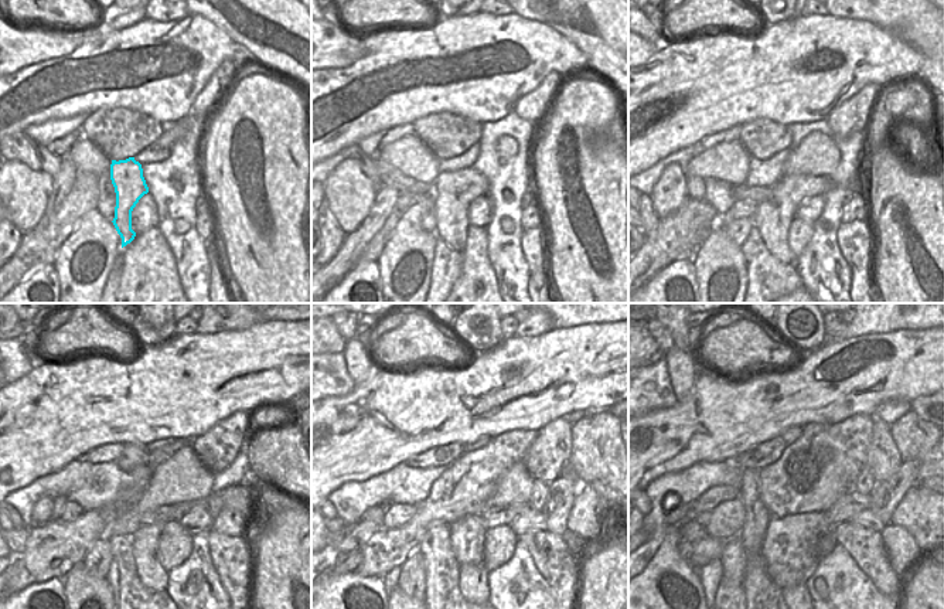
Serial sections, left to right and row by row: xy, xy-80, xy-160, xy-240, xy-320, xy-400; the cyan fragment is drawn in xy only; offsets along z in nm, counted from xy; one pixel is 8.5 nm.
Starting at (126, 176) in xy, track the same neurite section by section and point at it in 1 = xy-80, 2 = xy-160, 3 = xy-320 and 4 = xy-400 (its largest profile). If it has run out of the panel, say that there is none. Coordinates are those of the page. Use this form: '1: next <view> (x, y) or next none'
1: next xy-80 (453, 193)
2: next xy-160 (772, 218)
3: next xy-320 (585, 519)
4: next xy-400 (916, 511)

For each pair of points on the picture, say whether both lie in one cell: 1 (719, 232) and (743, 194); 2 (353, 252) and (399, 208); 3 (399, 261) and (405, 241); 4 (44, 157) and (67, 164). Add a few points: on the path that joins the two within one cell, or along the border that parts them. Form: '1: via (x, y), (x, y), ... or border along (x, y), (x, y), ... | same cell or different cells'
1: via (723, 223), (742, 204) | same cell
2: border along (399, 194), (391, 214), (363, 249) | different cells
3: via (404, 257), (405, 245) | same cell
4: border along (61, 157), (61, 164), (53, 176) | different cells

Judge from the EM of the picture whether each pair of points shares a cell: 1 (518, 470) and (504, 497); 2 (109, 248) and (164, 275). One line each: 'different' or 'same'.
1: same
2: different

